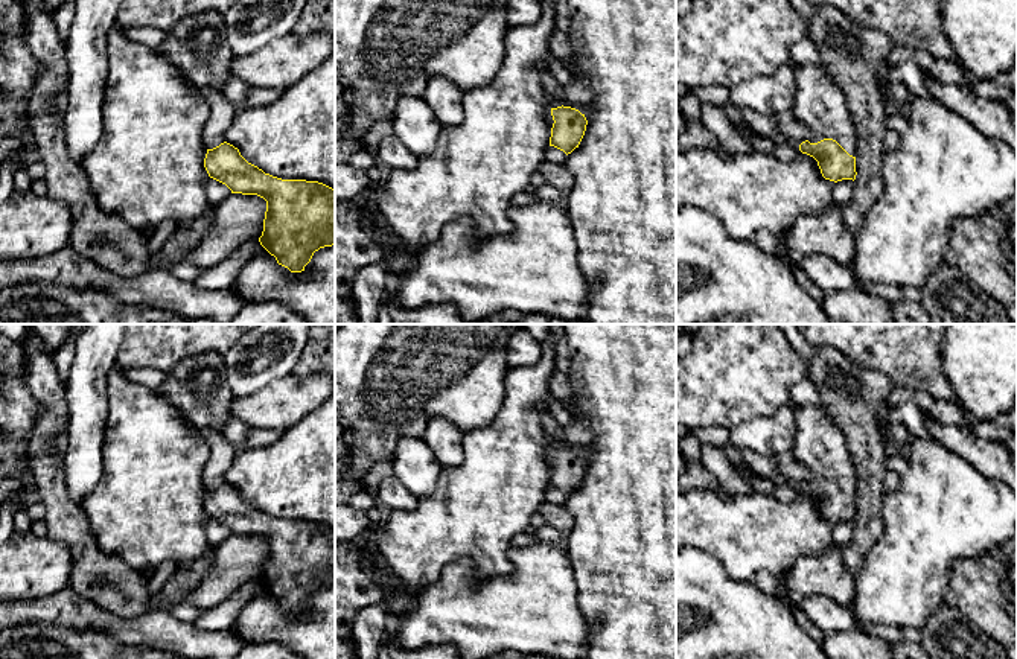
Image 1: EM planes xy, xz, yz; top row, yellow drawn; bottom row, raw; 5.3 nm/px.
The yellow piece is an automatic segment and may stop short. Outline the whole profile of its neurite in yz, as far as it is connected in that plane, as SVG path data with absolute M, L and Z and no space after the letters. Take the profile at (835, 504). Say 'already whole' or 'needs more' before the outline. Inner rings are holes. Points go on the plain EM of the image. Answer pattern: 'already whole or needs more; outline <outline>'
needs more; outline M821 405L801 406L792 458L802 463L811 478L799 492L818 502L825 521L856 521L856 469L846 438Z

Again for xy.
needs more; outline M189 423L210 447L210 464L204 469L207 495L204 508L210 519L225 525L231 534L257 536L266 542L260 586L276 598L277 604L291 613L301 613L315 592L335 586L335 531L318 522L282 521L265 514L248 504L238 489L224 481L224 475L233 463L236 449L222 432L201 429Z

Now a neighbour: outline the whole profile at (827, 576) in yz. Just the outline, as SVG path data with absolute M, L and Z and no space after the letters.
M833 545L822 556L801 556L786 571L789 598L799 604L815 595L827 597L850 607L856 594L856 578L843 563L846 546Z

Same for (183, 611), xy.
M180 601L177 604L172 604L166 612L169 612L177 619L189 624L195 624L195 621L201 615L201 609L189 604L187 601Z

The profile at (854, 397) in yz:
M815 347L805 376L813 382L821 406L843 432L856 469L857 516L843 551L843 563L856 577L883 528L882 487L888 469L880 417L894 387L886 374L865 370L831 347Z

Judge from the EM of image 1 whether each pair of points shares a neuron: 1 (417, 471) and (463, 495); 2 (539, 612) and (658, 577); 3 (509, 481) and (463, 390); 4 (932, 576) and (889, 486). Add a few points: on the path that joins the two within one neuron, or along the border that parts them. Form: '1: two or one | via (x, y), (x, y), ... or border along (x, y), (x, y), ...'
1: two | border along (443, 467), (437, 486), (419, 498)
2: two | border along (571, 566), (577, 604), (591, 623), (591, 635)
3: two | border along (503, 399), (501, 408), (486, 425), (465, 432)
4: two | border along (902, 475), (902, 483), (885, 496)

